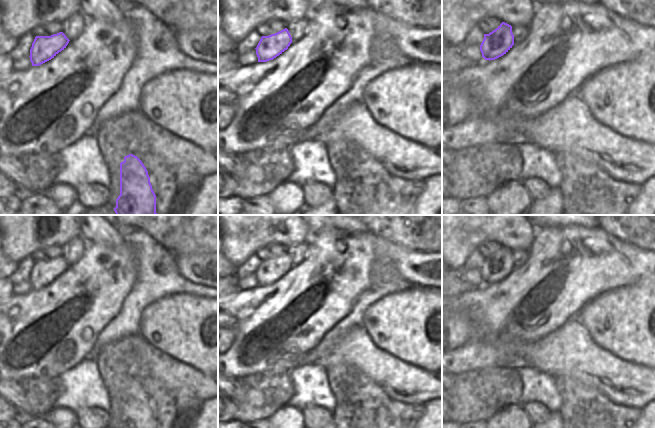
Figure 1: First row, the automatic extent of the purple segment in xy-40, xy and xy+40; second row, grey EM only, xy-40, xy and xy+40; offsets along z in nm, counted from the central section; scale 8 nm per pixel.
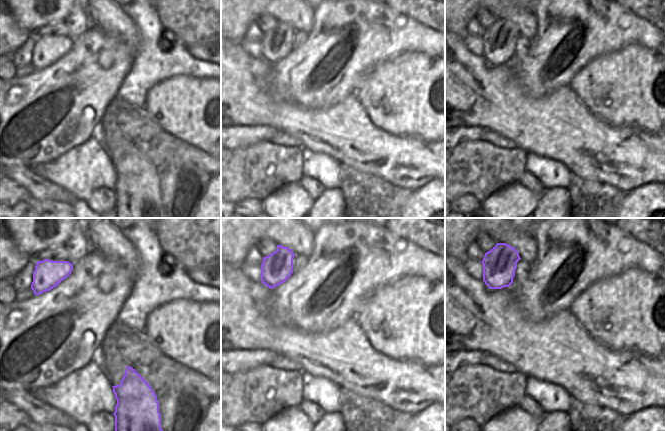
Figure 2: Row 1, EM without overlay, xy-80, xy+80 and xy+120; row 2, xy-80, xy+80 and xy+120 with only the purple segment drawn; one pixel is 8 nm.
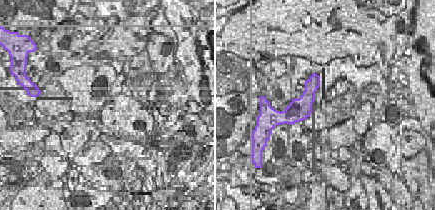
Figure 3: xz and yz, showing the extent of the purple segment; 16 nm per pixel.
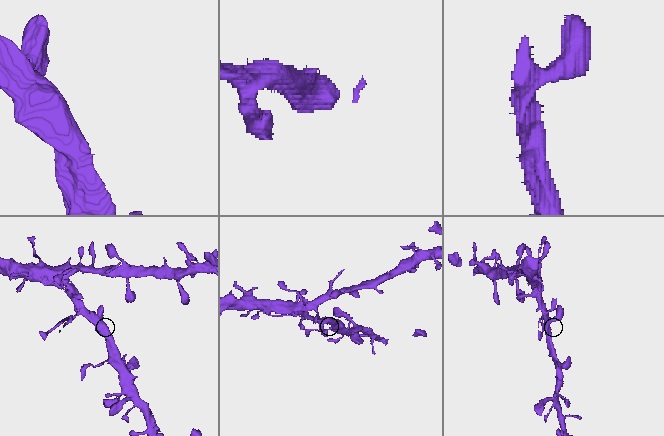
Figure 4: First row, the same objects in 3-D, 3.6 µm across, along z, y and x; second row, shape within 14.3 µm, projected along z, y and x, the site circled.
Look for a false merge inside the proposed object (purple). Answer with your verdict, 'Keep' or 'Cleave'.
Keep

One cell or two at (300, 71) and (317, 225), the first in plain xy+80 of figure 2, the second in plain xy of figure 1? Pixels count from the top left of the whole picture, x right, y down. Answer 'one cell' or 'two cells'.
two cells

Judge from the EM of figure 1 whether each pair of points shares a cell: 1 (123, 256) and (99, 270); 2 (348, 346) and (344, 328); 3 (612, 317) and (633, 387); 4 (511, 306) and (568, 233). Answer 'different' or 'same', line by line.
1: same
2: different
3: different
4: same

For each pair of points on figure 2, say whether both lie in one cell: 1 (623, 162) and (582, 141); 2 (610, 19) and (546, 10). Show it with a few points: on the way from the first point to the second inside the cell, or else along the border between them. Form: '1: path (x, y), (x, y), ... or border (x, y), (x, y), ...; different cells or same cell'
1: path (613, 155), (592, 149); same cell
2: path (594, 19), (581, 19), (578, 16), (562, 14); same cell

